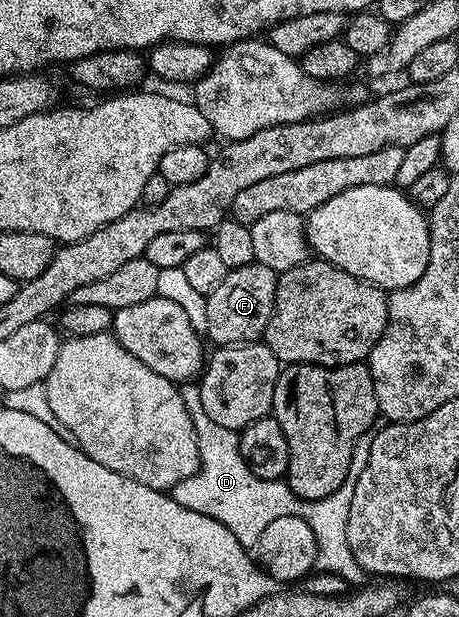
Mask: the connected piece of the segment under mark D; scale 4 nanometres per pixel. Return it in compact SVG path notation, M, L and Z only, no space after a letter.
M182 384L180 391L197 436L201 465L195 475L183 479L172 489L171 496L175 503L183 503L183 507L191 511L199 511L215 518L219 523L226 525L235 535L235 539L239 539L239 543L246 547L256 546L259 535L263 535L263 527L267 527L267 523L273 522L274 519L283 515L302 517L307 527L315 531L316 568L322 573L341 576L350 586L364 586L367 581L365 569L359 567L355 555L351 555L351 547L347 547L347 515L351 511L353 482L359 479L359 475L363 475L363 467L367 467L365 445L371 445L369 437L361 437L361 449L353 449L348 479L334 493L318 501L303 501L290 491L284 480L259 479L259 475L253 473L241 453L240 436L234 430L219 427L219 423L212 421L207 411L203 411L201 390L196 384Z

